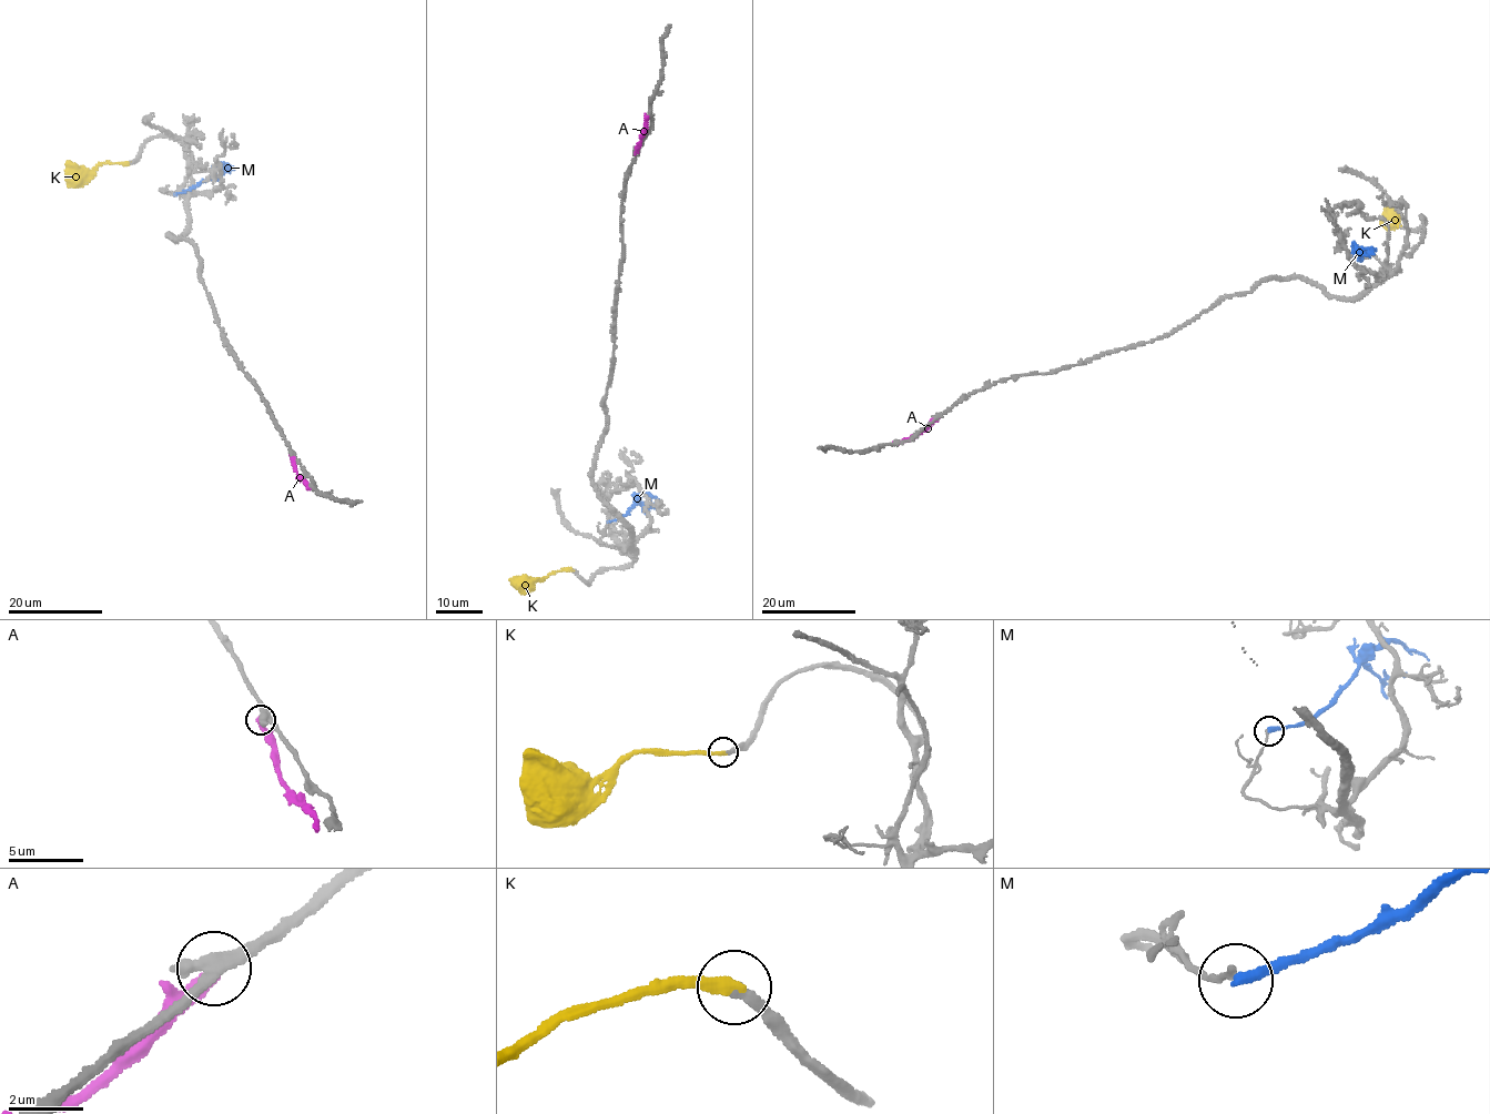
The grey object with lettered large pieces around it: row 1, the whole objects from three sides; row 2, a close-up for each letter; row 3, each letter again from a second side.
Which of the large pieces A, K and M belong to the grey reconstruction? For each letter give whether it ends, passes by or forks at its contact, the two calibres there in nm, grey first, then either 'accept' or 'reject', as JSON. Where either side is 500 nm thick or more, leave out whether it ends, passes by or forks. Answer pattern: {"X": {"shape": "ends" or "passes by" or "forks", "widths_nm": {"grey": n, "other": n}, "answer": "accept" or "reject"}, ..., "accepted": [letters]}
{"A": {"shape": "ends", "widths_nm": {"grey": 420, "other": 340}, "answer": "reject"}, "K": {"shape": "ends", "widths_nm": {"grey": 280, "other": 320}, "answer": "accept"}, "M": {"shape": "ends", "widths_nm": {"grey": 170, "other": 280}, "answer": "reject"}, "accepted": ["K"]}

